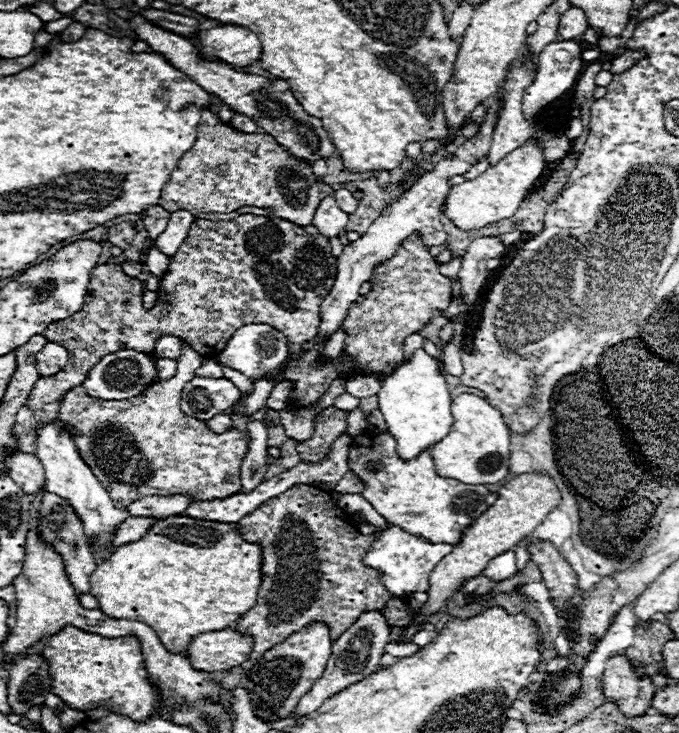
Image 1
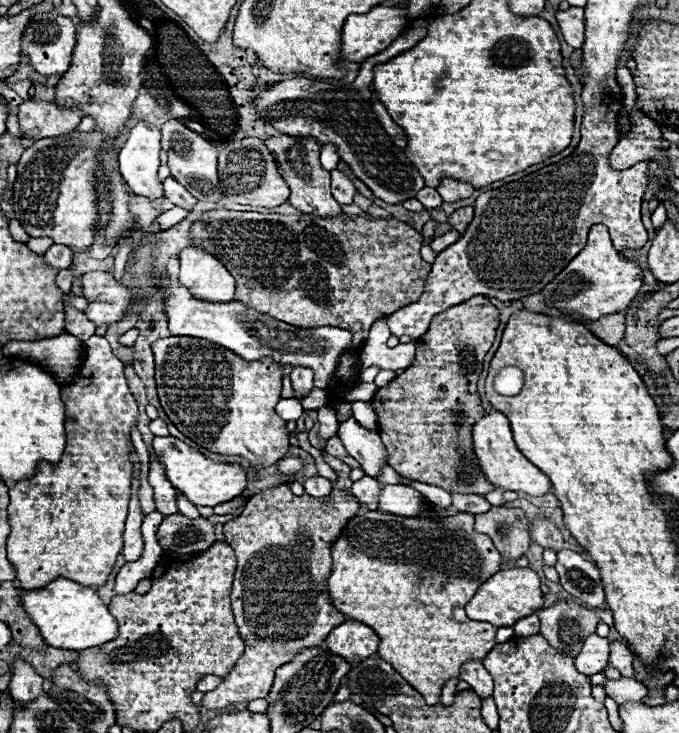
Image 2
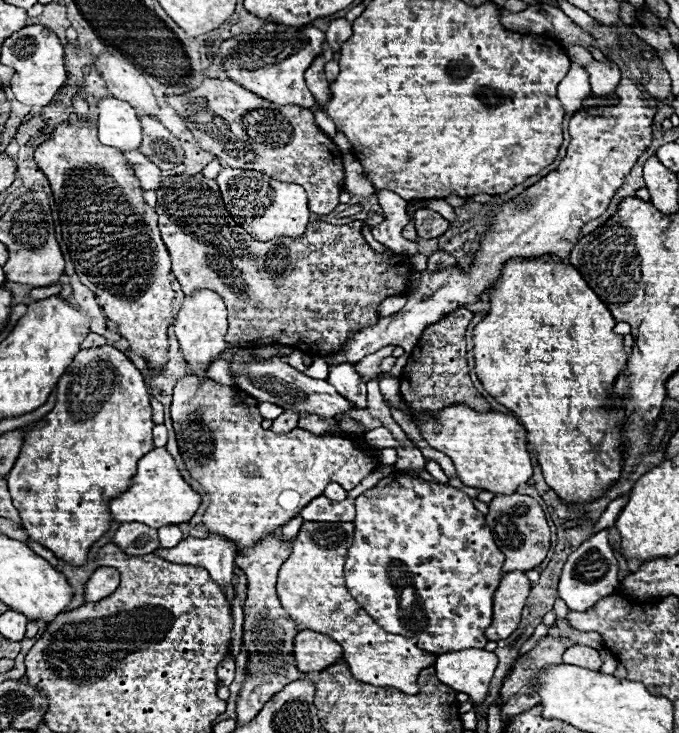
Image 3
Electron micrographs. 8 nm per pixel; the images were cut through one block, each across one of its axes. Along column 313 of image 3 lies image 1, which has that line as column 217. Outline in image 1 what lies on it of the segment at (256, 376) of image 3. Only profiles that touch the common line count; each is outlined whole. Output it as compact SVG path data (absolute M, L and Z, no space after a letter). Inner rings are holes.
M196 376L186 382L182 390L180 408L184 414L210 420L216 414L222 414L232 404L240 400L240 390L228 378L202 378Z

